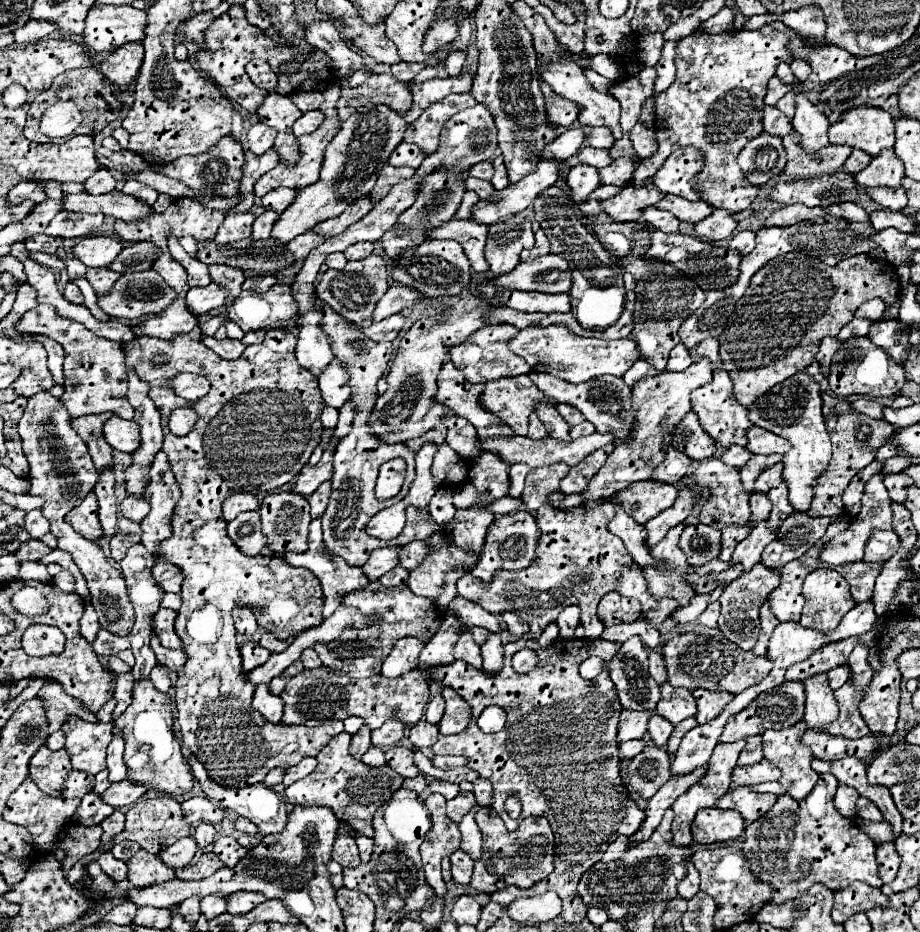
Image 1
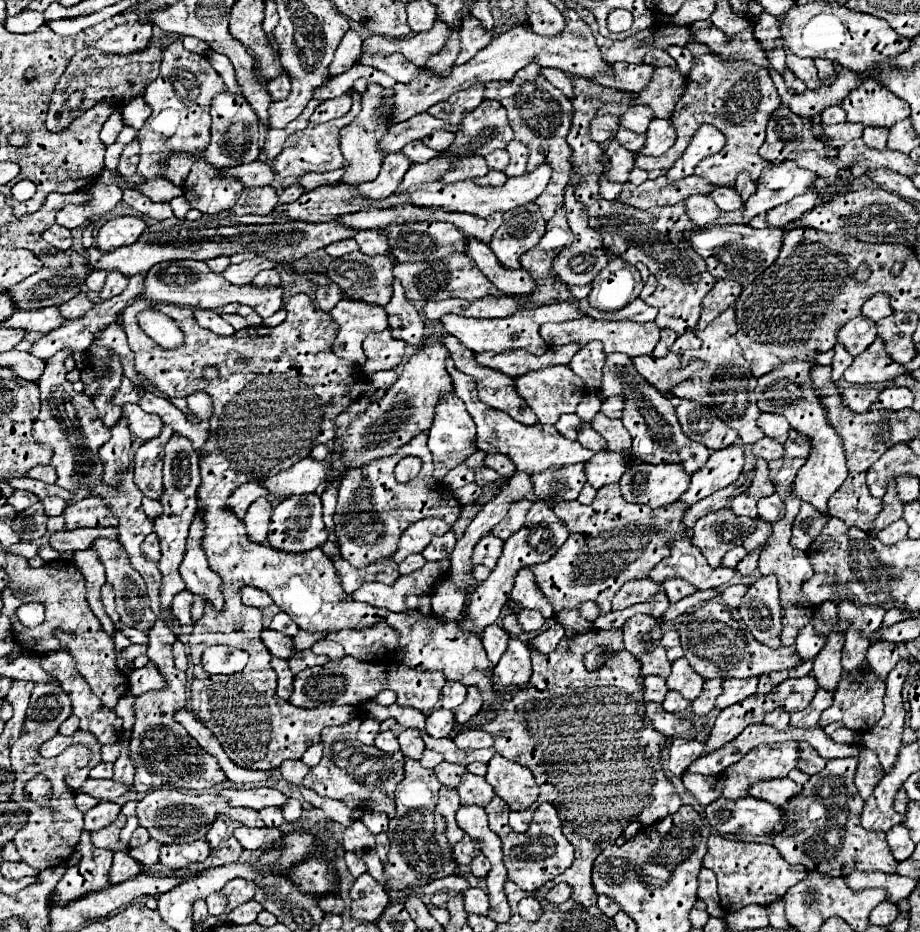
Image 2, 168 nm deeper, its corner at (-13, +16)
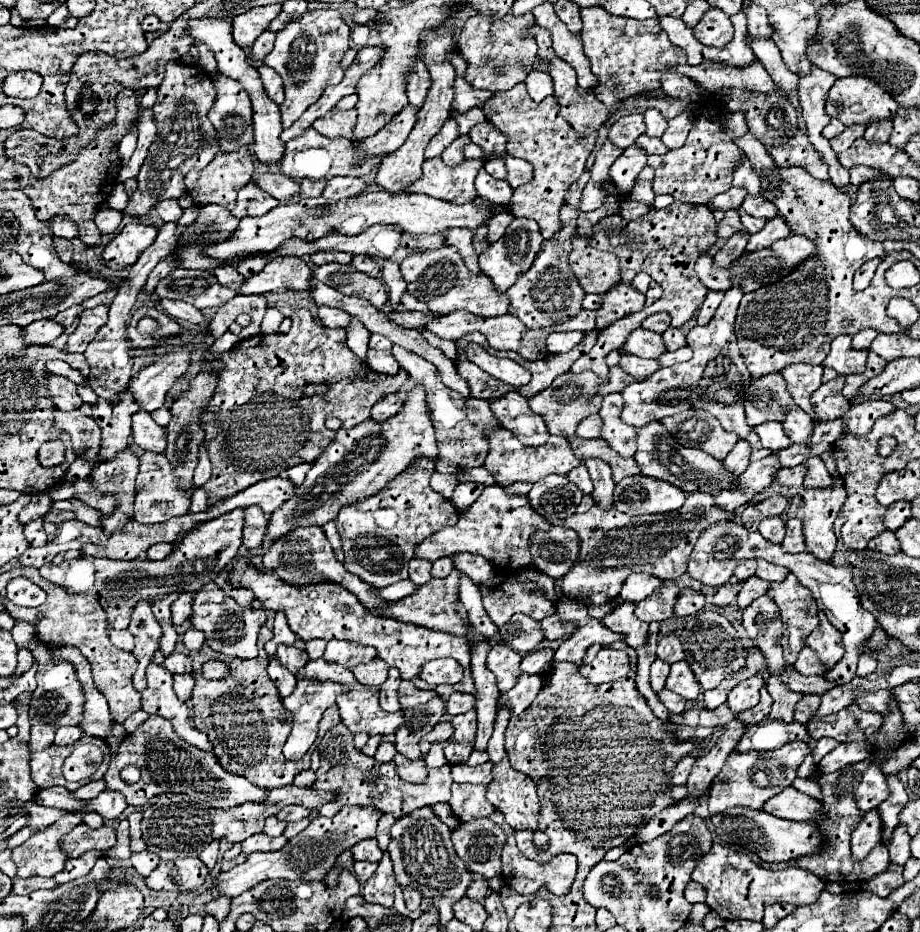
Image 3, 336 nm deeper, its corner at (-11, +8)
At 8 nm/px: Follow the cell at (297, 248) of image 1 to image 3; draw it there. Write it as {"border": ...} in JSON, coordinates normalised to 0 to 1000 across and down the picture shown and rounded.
{"border":[[[555,227],[538,230],[536,236],[532,236],[532,240],[529,240],[529,245],[532,245],[532,249],[529,249],[529,258],[532,258],[532,262],[540,260],[540,258],[549,251],[549,245],[553,242],[555,236],[558,236],[558,230],[555,230]]]}

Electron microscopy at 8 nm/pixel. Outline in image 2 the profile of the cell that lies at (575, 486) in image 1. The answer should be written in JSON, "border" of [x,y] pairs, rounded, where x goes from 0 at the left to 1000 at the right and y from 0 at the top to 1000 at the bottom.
{"border":[[[651,442],[651,444],[645,448],[642,457],[660,472],[662,483],[675,485],[675,483],[679,483],[679,481],[686,481],[686,468],[684,468],[684,464],[679,461],[679,457],[677,457],[675,451],[660,448],[658,444]]]}

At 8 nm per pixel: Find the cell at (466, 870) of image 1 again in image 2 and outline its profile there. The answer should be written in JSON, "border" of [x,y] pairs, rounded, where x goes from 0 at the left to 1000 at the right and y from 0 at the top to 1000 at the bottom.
{"border":[[[521,916],[514,925],[512,925],[512,938],[514,940],[518,940],[518,942],[527,942],[529,940],[529,936],[534,933],[534,927],[532,927],[532,923],[525,918],[525,916]]]}

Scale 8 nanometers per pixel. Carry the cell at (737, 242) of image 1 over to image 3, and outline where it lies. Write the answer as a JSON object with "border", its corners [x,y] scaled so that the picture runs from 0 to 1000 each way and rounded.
{"border":[[[805,230],[805,238],[808,238],[810,247],[814,247],[814,251],[823,251],[825,247],[829,247],[829,242],[832,242],[834,236],[827,236],[827,234],[818,234],[818,232],[812,232],[812,230]]]}

